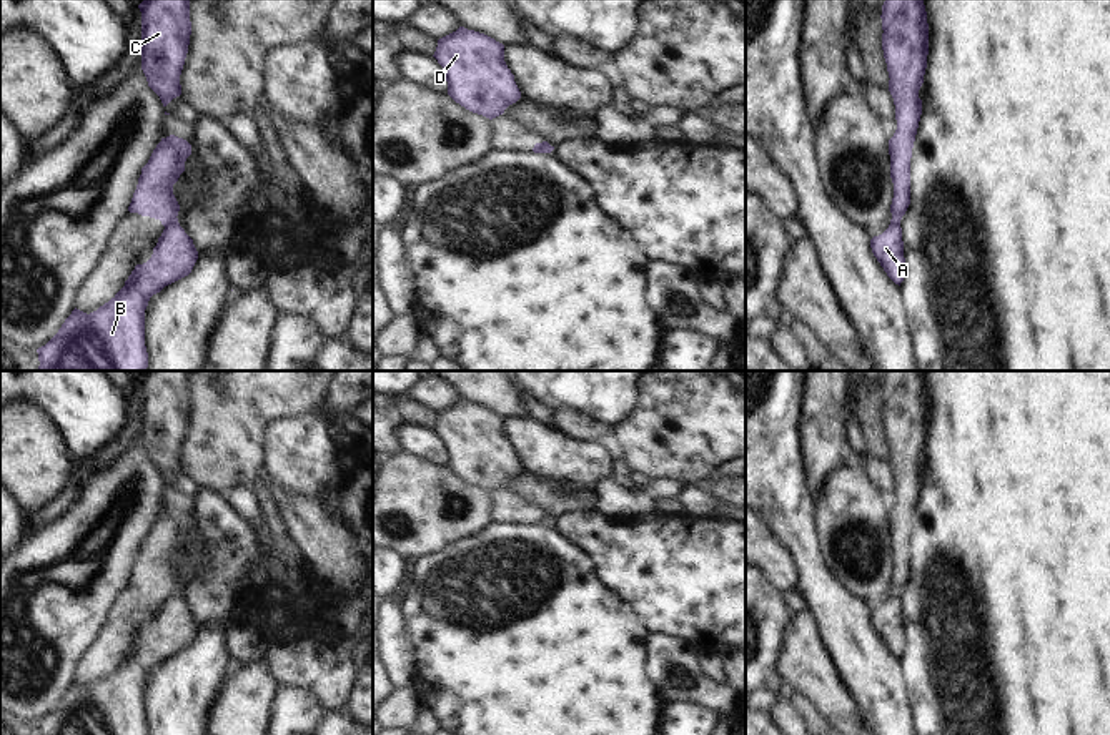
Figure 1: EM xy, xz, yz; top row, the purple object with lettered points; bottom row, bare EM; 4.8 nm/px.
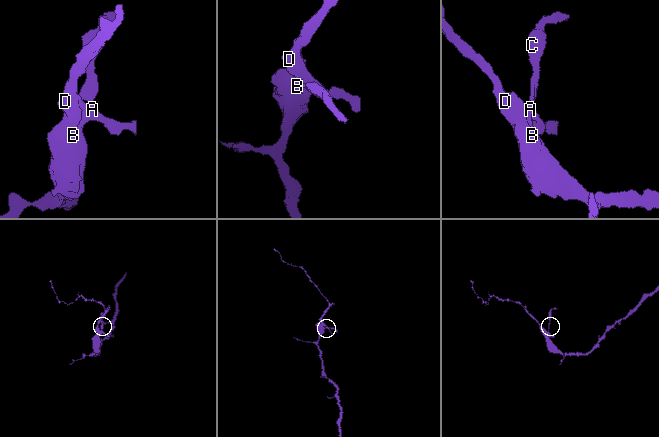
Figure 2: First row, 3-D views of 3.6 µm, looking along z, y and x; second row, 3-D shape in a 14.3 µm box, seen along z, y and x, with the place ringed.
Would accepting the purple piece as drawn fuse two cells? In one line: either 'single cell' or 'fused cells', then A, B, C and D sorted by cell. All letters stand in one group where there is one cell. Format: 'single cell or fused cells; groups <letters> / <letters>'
fused cells; groups A B D / C

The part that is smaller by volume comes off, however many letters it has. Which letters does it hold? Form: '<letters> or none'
C

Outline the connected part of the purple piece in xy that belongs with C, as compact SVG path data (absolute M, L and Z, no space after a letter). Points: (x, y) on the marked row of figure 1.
M143 0L141 70L163 106L181 95L180 75L188 53L190 0Z

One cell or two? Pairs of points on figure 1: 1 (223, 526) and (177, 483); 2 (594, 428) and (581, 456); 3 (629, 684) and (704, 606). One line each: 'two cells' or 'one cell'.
1: two cells
2: two cells
3: two cells

